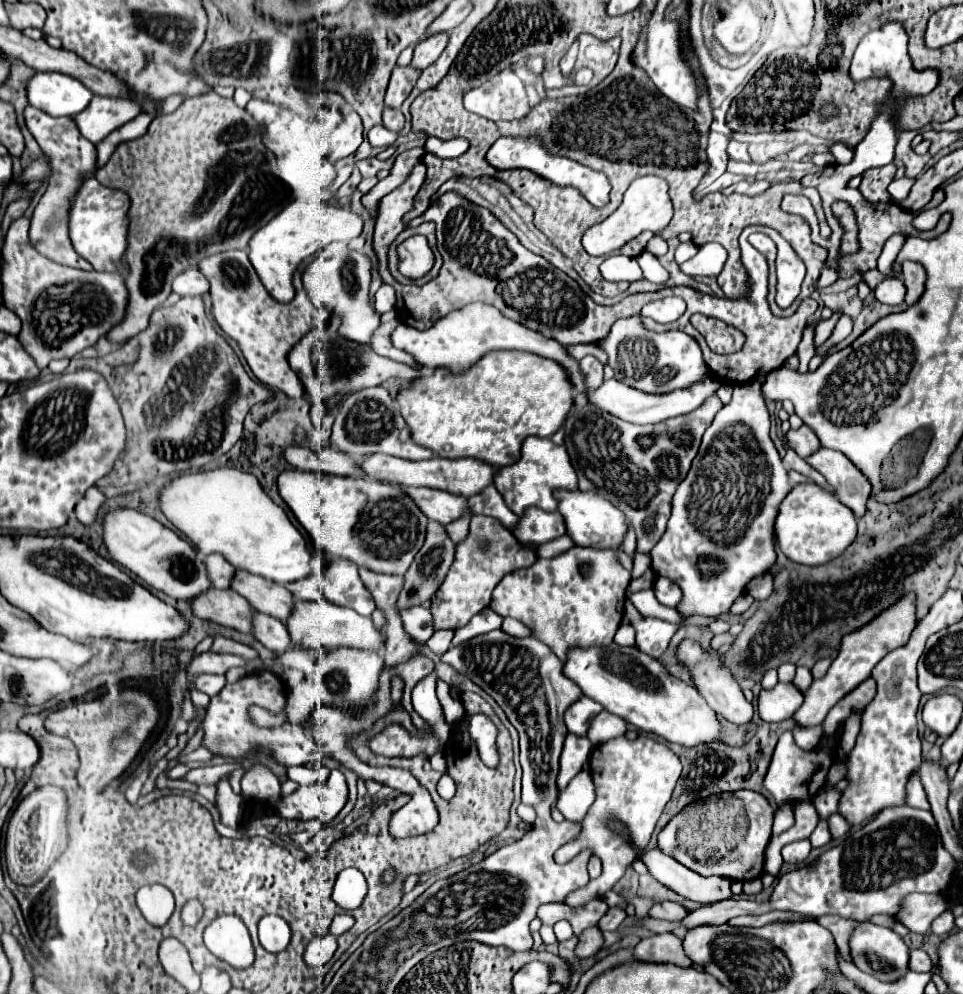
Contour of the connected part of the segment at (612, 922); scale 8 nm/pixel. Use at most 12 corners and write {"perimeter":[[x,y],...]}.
{"perimeter":[[609,908],[598,923],[599,929],[614,931],[627,914]]}

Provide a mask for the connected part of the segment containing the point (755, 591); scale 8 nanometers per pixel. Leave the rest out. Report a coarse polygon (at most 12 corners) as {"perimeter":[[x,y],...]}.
{"perimeter":[[764,573],[746,585],[756,601],[772,595],[772,575]]}

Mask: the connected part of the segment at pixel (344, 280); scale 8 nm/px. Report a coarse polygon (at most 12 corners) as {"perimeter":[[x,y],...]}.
{"perimeter":[[346,249],[302,275],[314,305],[342,319],[340,335],[370,343],[372,261]]}

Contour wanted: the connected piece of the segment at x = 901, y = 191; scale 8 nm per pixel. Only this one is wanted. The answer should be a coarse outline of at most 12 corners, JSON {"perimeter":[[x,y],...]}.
{"perimeter":[[894,179],[888,187],[892,201],[906,199],[914,179]]}

